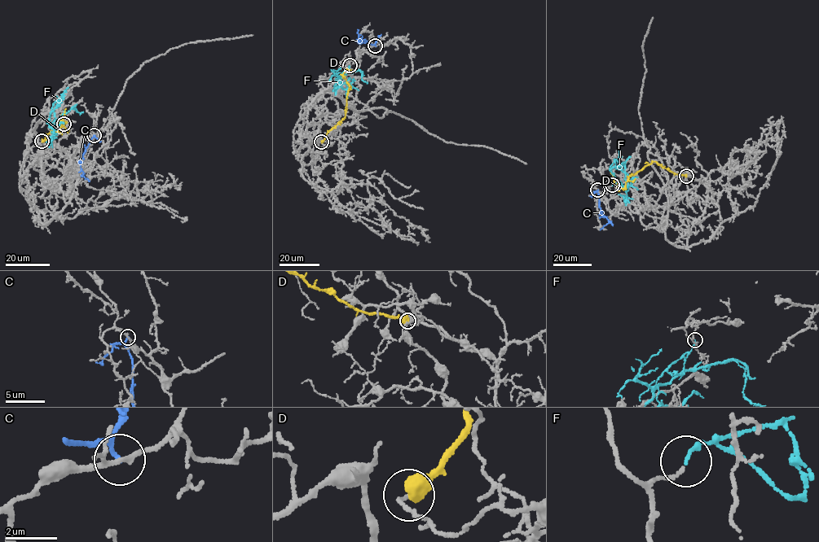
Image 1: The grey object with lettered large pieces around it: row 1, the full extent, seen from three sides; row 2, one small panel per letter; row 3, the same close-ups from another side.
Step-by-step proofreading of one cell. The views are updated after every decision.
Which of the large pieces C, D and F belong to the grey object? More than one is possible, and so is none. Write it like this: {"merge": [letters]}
{"merge": []}

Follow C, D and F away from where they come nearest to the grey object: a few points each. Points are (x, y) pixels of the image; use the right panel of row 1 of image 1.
C: (597, 190), (599, 207), (609, 221), (600, 229)
D: (686, 176), (671, 172), (653, 161), (631, 175), (622, 189), (614, 183), (609, 172)
F: (612, 185), (624, 188), (632, 185), (632, 177), (622, 170), (619, 149)

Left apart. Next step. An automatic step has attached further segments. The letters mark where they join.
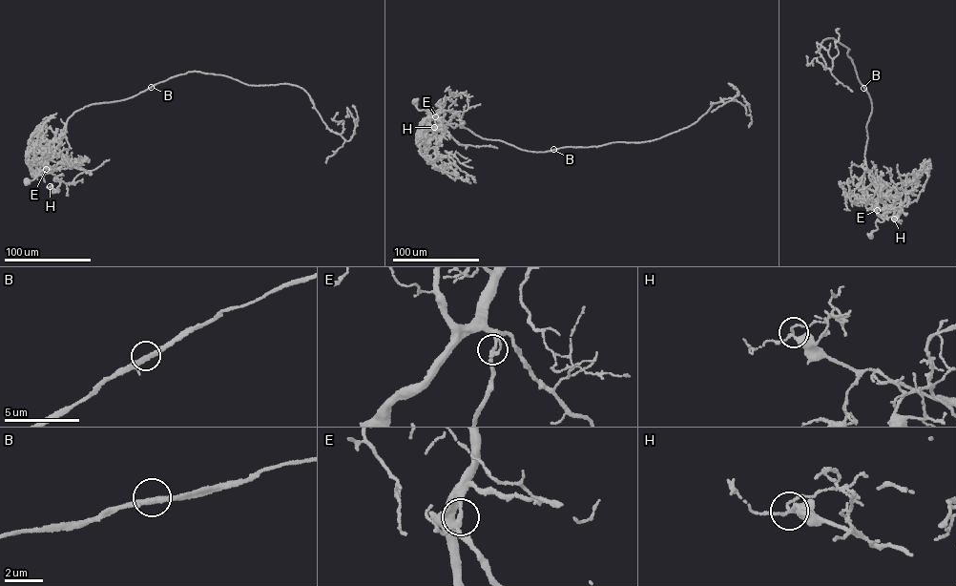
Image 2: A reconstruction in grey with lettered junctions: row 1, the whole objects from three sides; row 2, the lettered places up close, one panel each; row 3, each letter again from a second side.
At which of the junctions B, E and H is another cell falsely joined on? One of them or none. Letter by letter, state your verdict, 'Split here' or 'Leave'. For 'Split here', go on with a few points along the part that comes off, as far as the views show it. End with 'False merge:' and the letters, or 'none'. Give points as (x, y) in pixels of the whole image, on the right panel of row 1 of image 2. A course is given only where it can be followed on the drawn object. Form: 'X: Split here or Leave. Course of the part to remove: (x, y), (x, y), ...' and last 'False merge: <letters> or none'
B: Leave
E: Leave
H: Leave
False merge: none

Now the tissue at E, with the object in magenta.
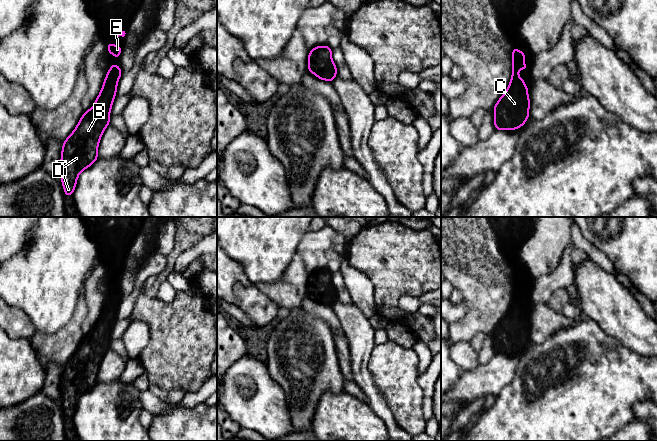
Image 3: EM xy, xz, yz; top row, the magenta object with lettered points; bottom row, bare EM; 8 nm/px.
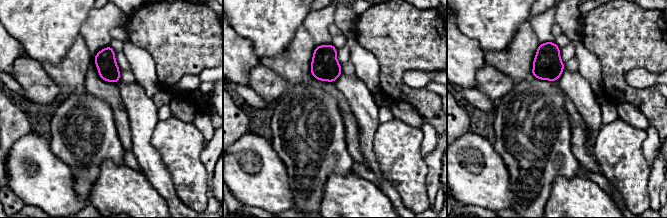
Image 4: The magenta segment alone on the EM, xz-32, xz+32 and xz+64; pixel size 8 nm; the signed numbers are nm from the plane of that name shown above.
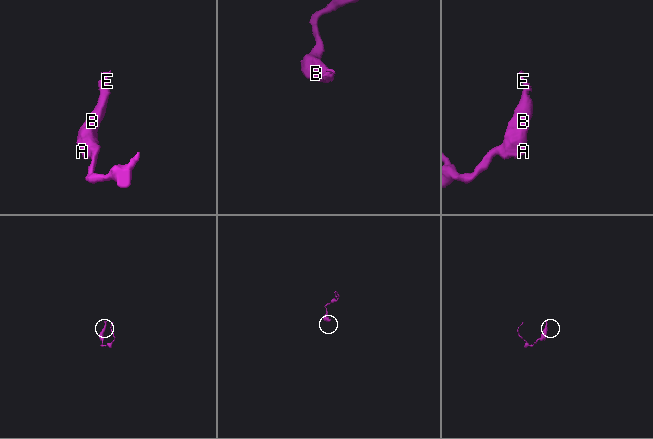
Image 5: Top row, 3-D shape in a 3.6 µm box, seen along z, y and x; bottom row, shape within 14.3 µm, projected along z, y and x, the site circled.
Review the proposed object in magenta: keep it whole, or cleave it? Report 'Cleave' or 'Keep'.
Keep

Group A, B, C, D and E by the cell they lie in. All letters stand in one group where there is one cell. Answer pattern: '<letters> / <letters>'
A B C D E

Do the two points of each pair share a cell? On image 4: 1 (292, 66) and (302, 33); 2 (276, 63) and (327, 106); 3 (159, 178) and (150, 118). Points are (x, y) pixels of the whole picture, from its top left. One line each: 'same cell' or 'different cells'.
1: same cell
2: different cells
3: same cell

